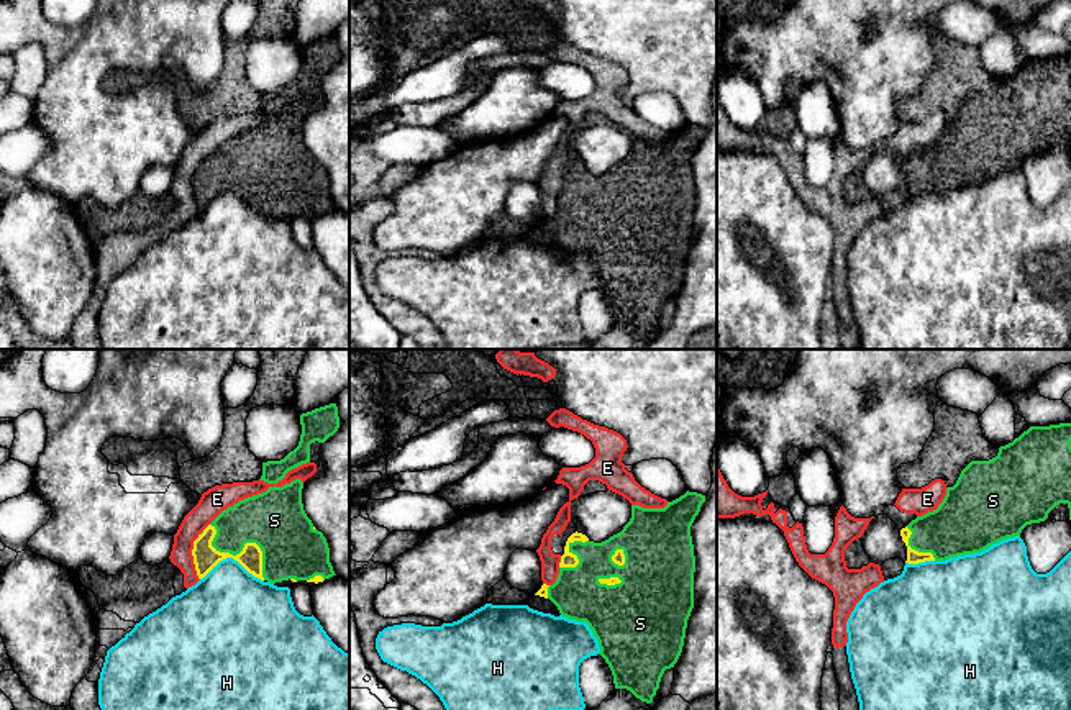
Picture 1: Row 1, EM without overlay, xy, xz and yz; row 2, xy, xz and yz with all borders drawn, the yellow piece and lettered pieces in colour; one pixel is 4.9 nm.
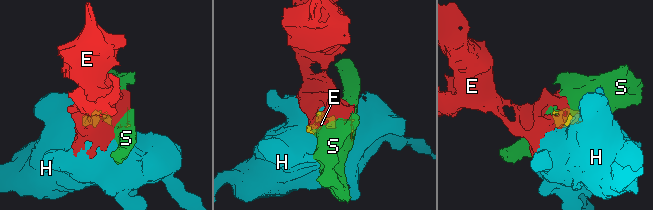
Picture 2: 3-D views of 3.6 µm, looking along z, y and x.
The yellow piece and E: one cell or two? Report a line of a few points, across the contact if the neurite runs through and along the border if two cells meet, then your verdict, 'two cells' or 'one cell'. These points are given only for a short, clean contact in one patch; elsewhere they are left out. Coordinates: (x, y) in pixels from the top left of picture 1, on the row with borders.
xy (199, 533), (192, 550), (192, 563), (199, 579) | two cells

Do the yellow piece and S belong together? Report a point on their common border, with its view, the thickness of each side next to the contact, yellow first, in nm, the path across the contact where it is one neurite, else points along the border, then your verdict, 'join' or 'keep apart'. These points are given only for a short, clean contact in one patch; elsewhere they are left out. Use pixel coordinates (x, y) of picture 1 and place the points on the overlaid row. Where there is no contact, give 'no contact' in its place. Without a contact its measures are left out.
contact xy (243, 550); calibres 120 and 300 nm; join

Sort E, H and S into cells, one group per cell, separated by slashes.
E / H / S

